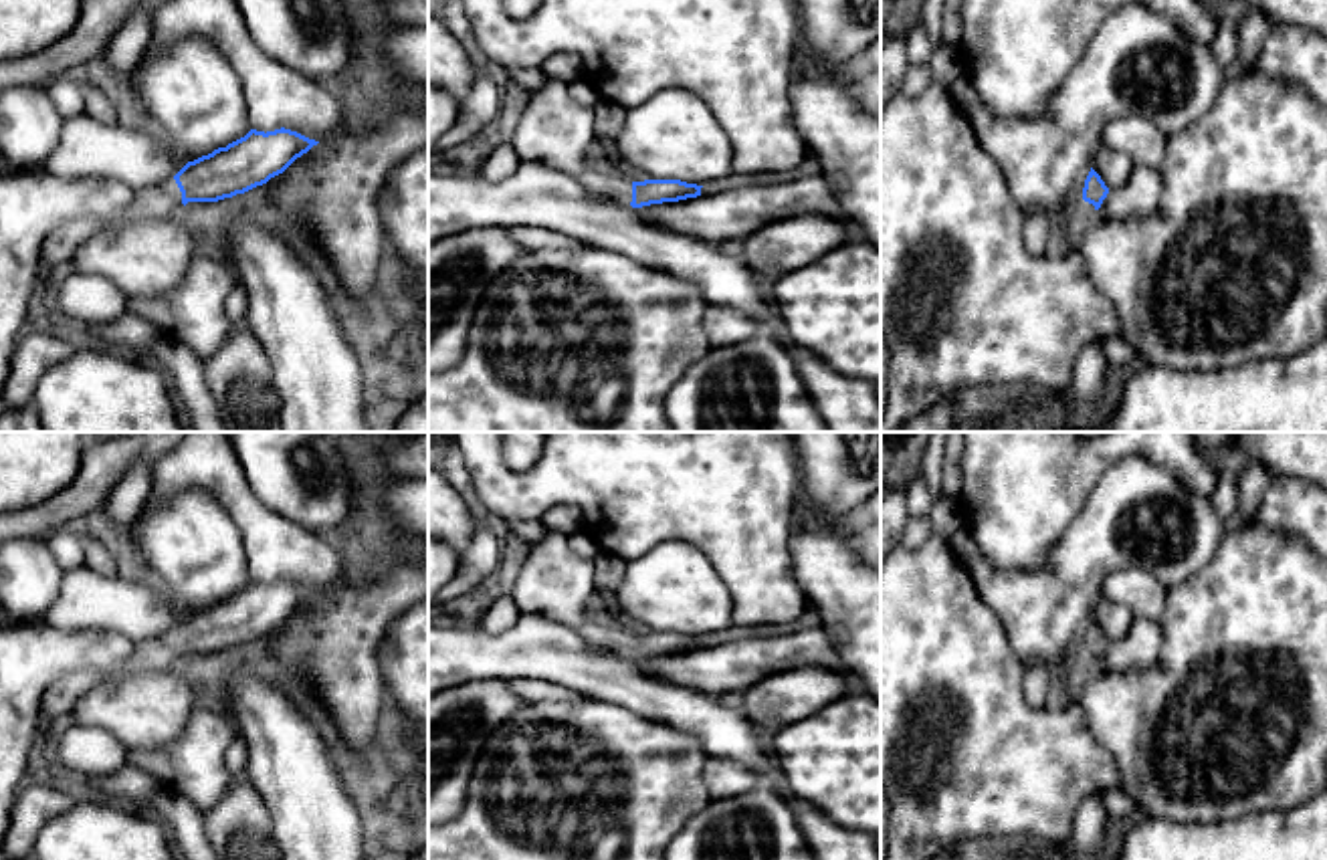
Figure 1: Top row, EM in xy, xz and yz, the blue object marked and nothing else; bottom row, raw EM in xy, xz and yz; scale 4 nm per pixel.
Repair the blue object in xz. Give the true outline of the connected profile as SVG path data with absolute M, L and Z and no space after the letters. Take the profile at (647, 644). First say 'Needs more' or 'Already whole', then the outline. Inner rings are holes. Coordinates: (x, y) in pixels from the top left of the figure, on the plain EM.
Needs more. M545 529L527 557L513 565L505 589L521 616L541 616L568 626L588 644L622 658L642 660L701 648L703 638L681 632L630 634L616 624L592 622L586 606L598 594L594 563L570 549L570 535L553 529Z

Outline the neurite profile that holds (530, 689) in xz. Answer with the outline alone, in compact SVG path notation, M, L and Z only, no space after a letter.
M511 678L509 686L525 701L578 701L586 698L588 694L568 688L564 684L553 684L549 680L537 678Z

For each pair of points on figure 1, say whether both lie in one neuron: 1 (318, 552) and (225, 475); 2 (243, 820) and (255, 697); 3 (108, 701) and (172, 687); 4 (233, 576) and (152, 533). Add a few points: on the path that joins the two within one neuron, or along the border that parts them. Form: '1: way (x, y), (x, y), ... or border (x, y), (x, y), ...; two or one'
1: way (291, 552), (241, 501); one
2: border (245, 778), (259, 794), (273, 822); two
3: way (124, 701), (156, 701); one
4: way (213, 566), (184, 538), (172, 535); one

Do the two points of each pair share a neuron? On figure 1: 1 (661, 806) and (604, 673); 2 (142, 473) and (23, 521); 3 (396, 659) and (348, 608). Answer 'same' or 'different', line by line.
1: different
2: different
3: different

